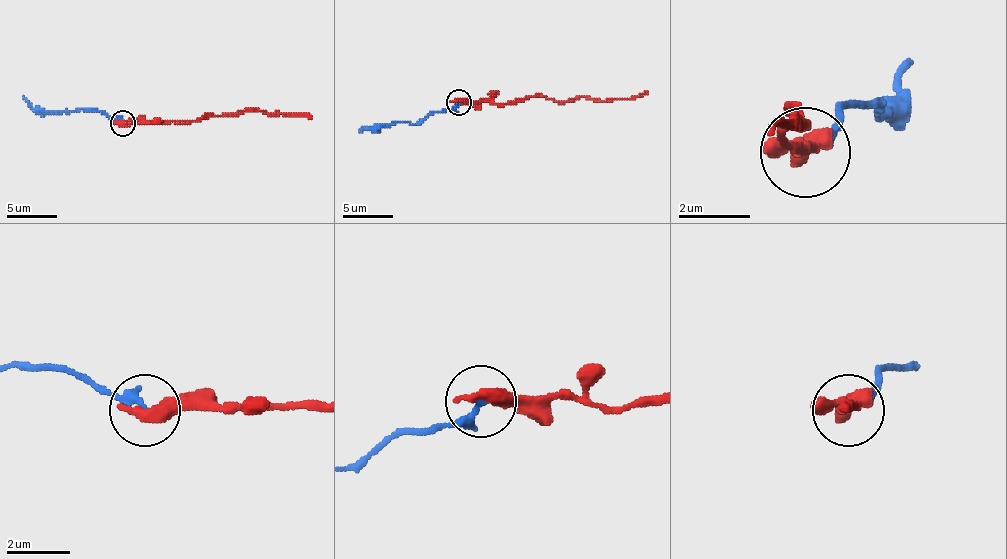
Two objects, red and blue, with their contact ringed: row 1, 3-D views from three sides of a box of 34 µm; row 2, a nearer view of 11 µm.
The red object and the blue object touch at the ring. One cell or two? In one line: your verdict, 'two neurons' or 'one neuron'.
two neurons

